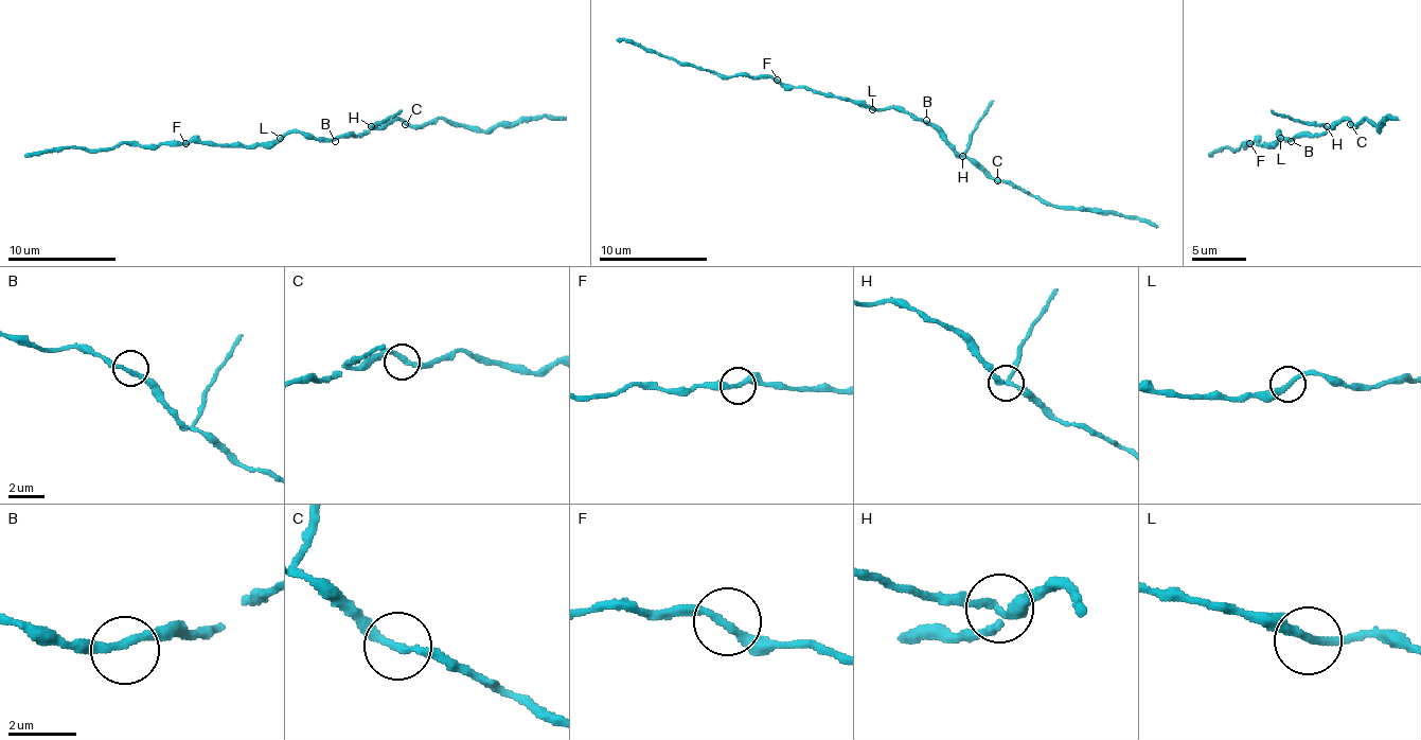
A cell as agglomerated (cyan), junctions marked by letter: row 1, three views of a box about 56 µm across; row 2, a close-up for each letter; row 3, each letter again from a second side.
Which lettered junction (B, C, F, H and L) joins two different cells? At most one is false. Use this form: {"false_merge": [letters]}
{"false_merge": ["H"]}

